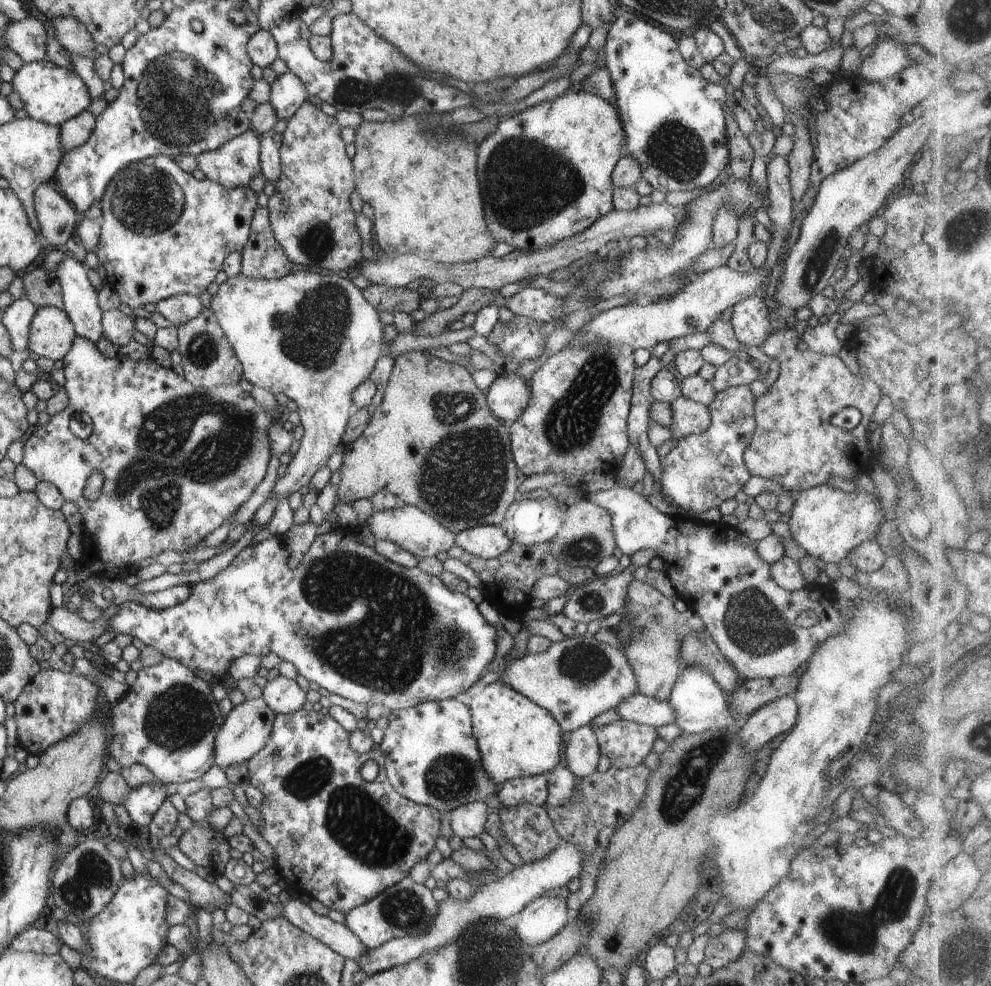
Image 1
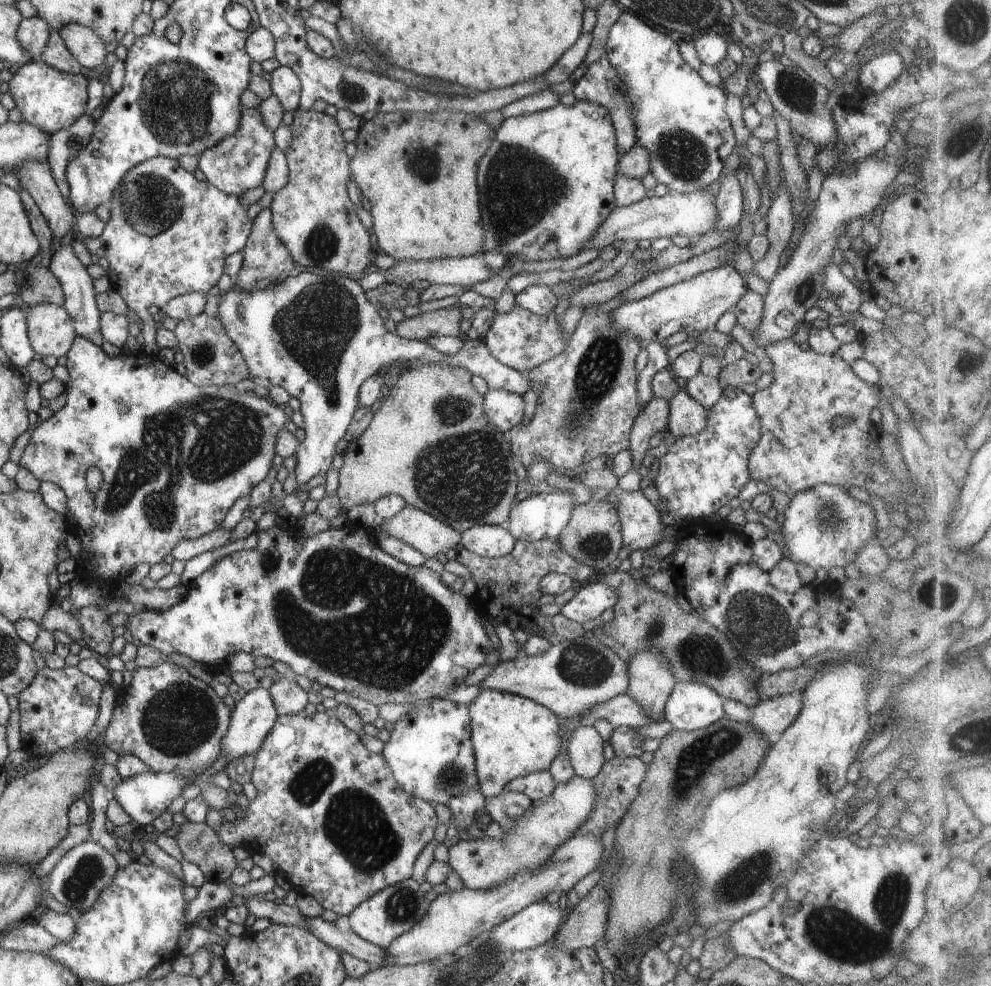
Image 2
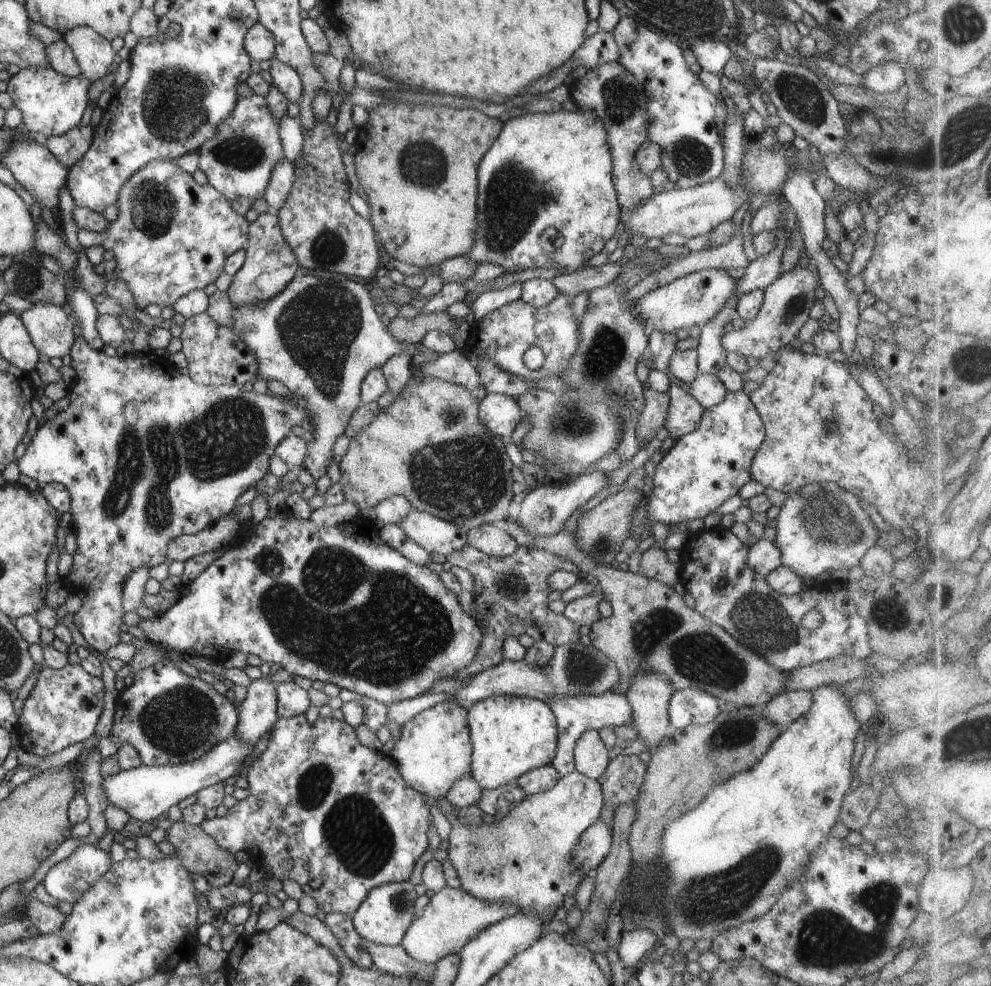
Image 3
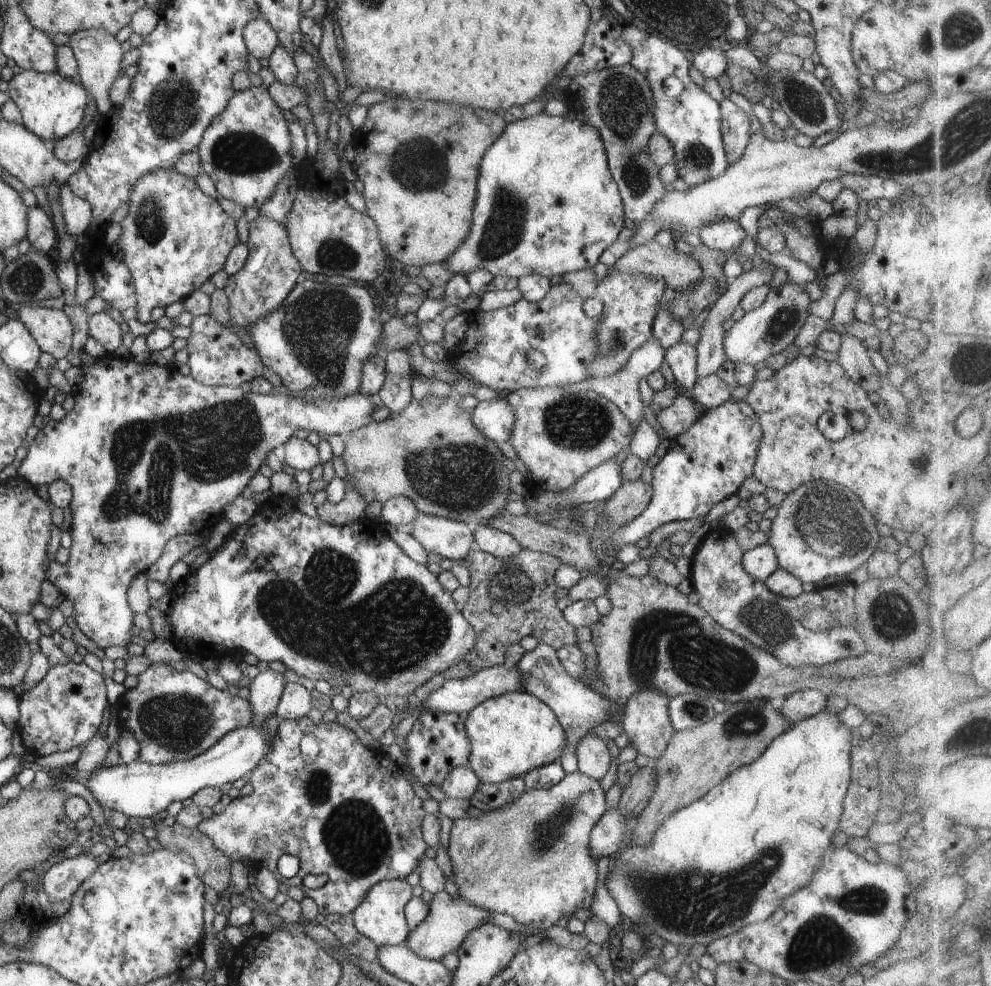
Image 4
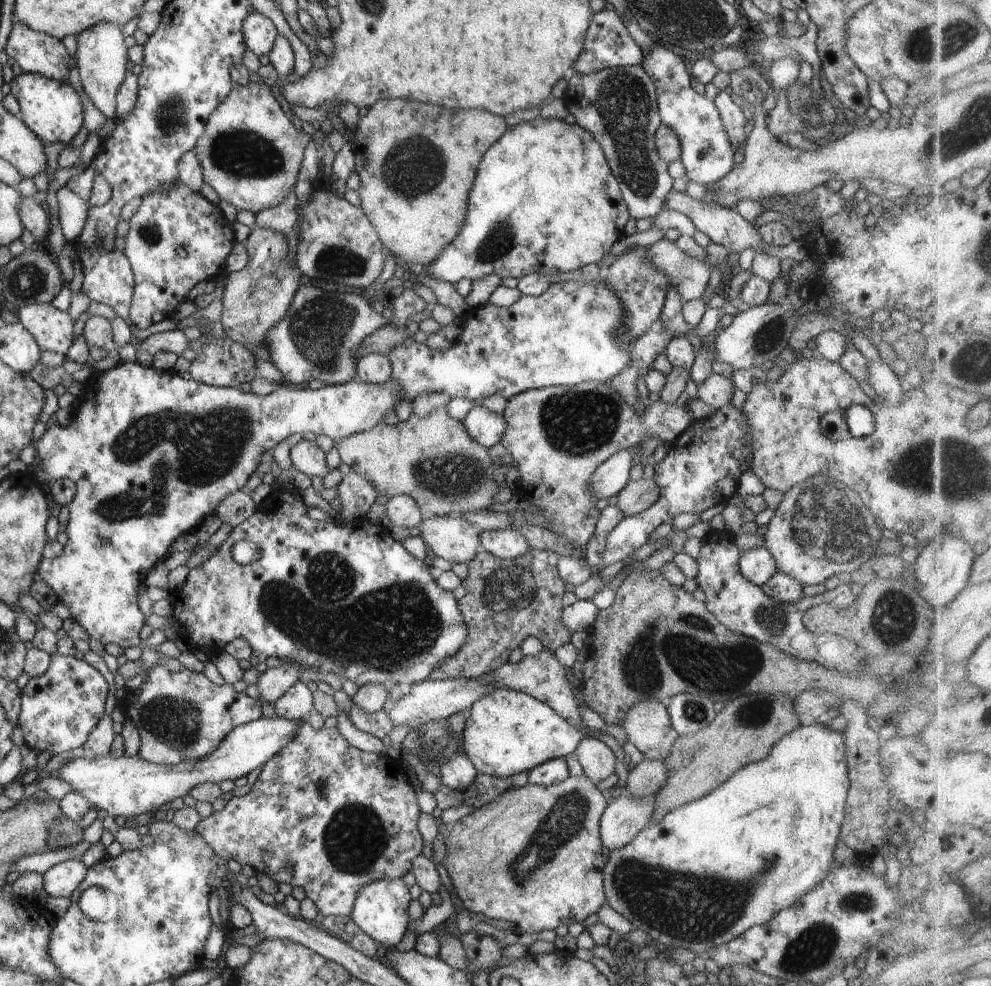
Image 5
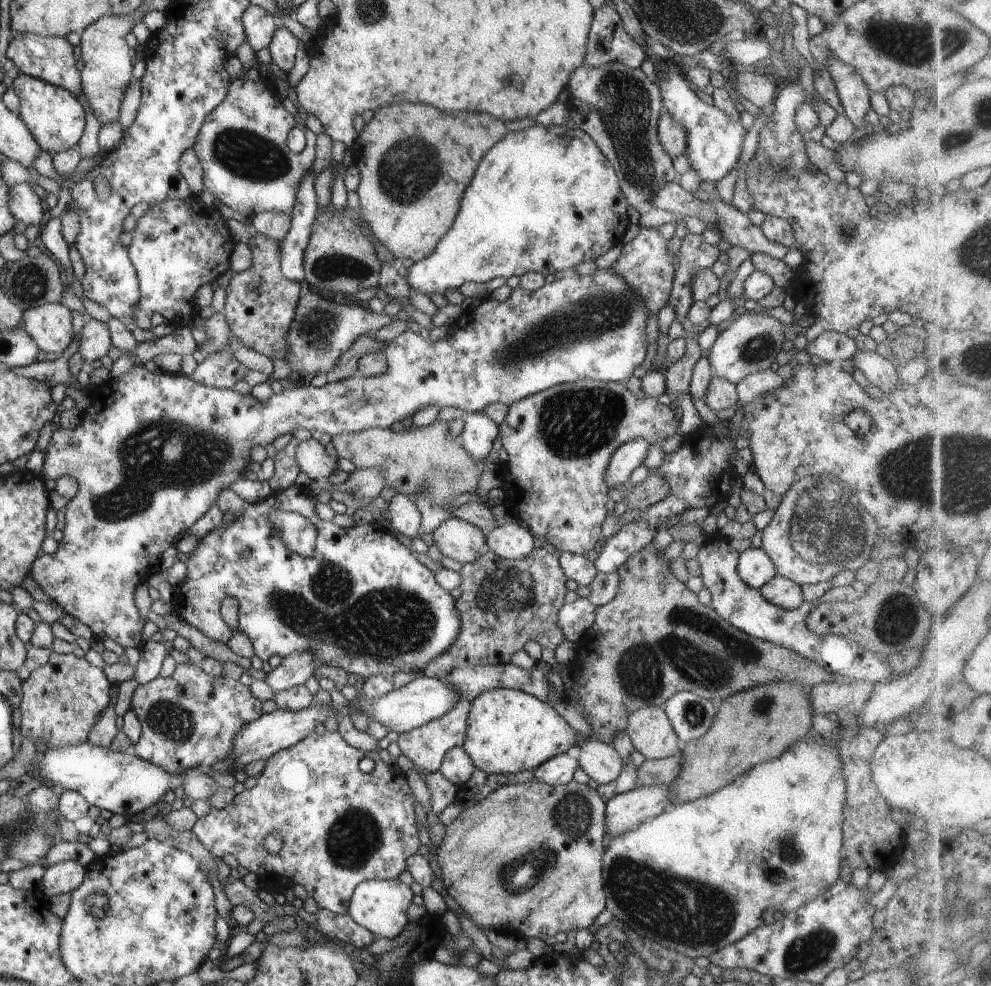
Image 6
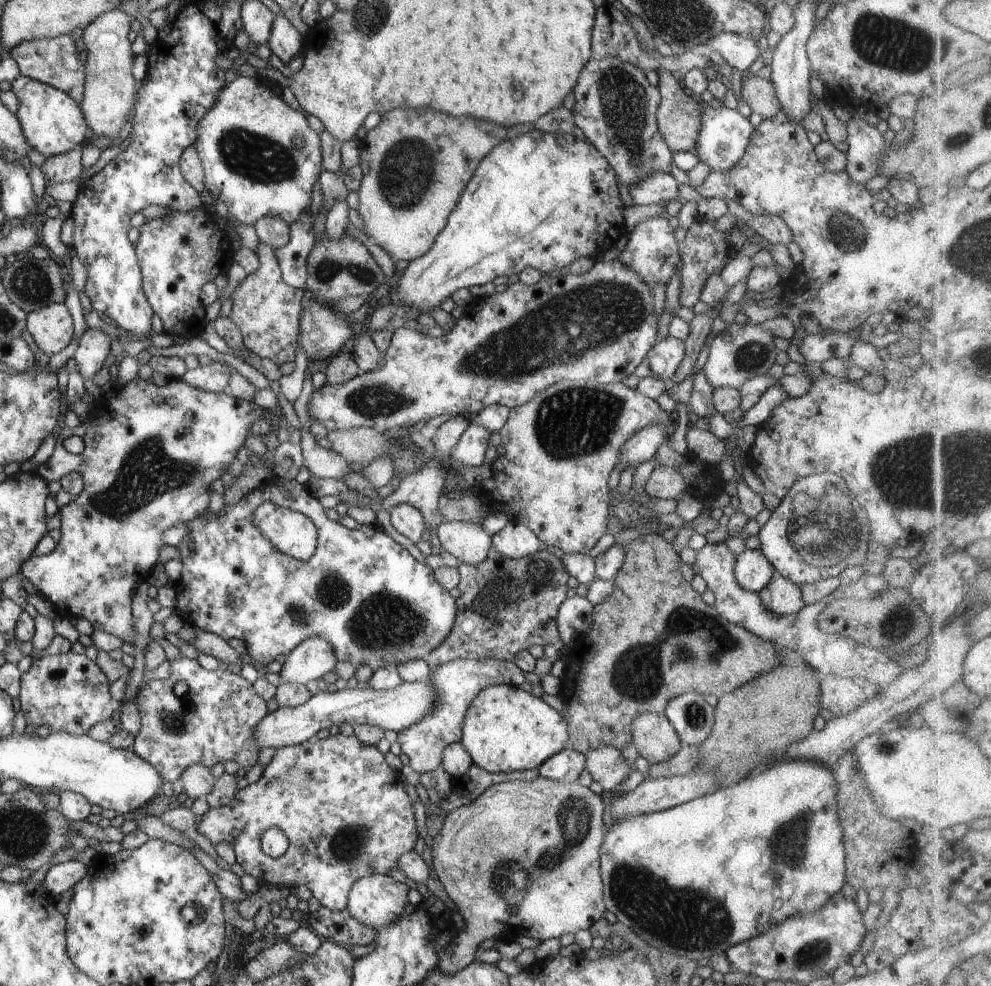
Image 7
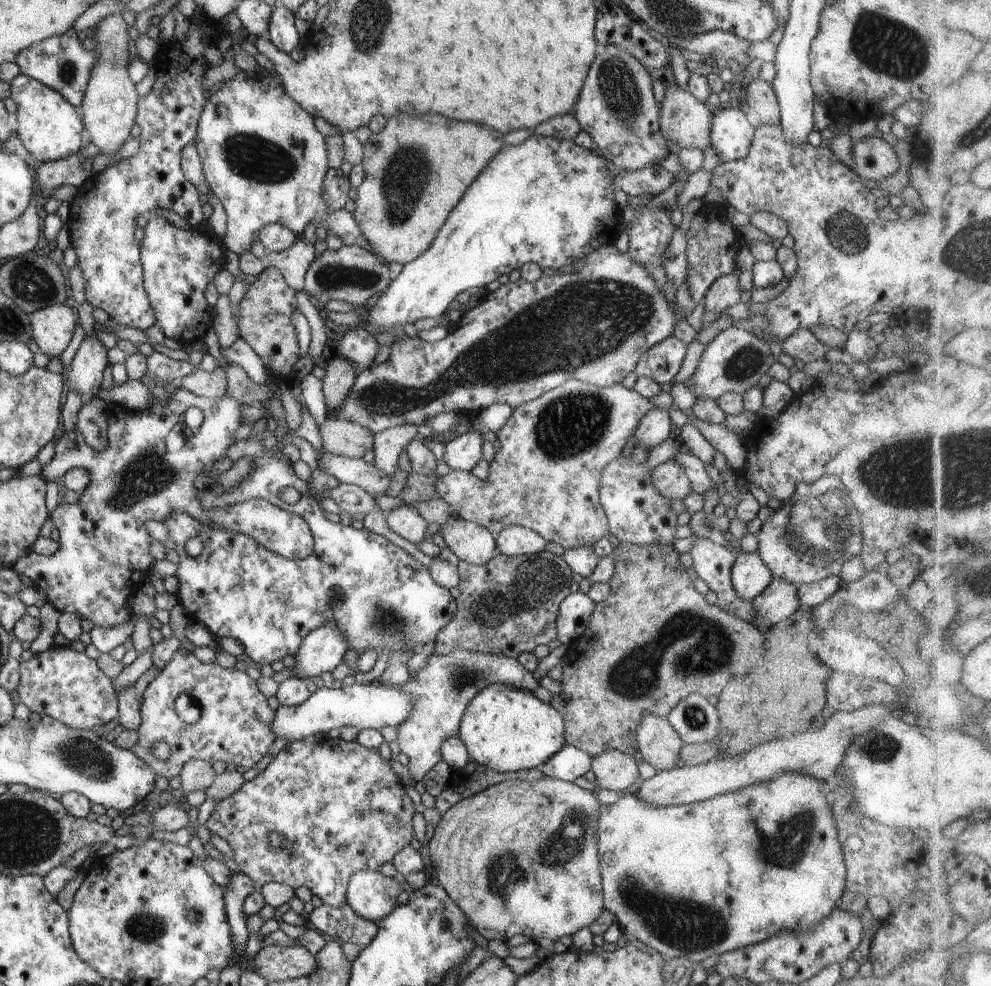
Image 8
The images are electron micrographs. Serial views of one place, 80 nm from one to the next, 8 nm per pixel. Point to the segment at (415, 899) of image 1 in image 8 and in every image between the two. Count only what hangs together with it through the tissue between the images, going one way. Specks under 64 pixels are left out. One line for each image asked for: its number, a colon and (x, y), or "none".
2: (395, 910)
3: (384, 916)
4: (380, 917)
5: (381, 909)
6: (381, 906)
7: (376, 900)
8: (373, 896)

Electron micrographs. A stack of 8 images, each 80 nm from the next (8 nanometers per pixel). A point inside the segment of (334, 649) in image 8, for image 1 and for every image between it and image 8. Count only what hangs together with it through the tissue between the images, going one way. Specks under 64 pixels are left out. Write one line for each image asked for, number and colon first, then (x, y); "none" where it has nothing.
1: (246, 729)
2: (252, 718)
3: (258, 709)
4: (266, 688)
5: (273, 683)
6: (296, 669)
7: (315, 657)

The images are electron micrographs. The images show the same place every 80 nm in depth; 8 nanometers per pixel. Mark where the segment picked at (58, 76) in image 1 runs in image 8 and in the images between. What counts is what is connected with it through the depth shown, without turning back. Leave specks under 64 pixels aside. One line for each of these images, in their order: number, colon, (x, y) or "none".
2: (52, 99)
3: (51, 103)
4: (52, 106)
5: (53, 110)
6: (54, 116)
7: (52, 121)
8: (47, 123)

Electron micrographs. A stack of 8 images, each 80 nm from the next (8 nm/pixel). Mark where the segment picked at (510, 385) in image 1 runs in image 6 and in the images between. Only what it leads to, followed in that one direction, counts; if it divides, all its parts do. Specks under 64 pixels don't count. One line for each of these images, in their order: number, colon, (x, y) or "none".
2: (505, 409)
3: (500, 413)
4: (495, 419)
5: (486, 427)
6: (479, 433)

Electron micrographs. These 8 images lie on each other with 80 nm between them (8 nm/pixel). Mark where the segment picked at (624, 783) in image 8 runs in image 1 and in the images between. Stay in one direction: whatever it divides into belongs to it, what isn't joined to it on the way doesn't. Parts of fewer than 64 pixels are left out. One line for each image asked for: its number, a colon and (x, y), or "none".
1: (581, 752)
2: (585, 748)
3: (591, 757)
4: (593, 758)
5: (598, 761)
6: (601, 762)
7: (607, 766)

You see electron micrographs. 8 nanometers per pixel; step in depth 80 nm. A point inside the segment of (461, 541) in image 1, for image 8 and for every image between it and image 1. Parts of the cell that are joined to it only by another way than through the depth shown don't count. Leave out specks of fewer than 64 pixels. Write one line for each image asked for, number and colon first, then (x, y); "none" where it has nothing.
2: (485, 540)
3: (490, 540)
4: (489, 539)
5: (506, 544)
6: (511, 541)
7: (515, 540)
8: (513, 540)

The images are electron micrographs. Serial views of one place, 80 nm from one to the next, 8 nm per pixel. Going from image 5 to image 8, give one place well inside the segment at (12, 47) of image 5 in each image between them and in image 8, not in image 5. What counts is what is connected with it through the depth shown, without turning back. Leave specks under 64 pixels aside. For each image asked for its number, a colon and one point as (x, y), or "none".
6: (51, 59)
7: (55, 61)
8: (61, 62)

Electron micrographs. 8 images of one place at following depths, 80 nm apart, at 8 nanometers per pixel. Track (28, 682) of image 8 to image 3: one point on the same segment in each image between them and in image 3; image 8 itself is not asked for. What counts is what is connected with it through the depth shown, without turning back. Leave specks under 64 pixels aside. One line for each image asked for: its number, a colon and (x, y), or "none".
3: (63, 707)
4: (65, 709)
5: (59, 709)
6: (61, 701)
7: (68, 692)

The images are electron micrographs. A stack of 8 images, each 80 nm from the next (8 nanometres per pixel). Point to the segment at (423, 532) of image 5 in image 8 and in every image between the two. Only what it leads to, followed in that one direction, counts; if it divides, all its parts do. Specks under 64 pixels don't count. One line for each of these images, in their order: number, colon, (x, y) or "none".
6: (457, 539)
7: (468, 542)
8: (472, 543)

